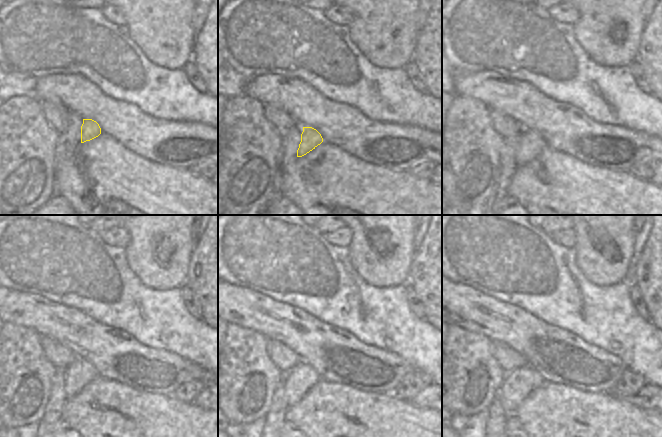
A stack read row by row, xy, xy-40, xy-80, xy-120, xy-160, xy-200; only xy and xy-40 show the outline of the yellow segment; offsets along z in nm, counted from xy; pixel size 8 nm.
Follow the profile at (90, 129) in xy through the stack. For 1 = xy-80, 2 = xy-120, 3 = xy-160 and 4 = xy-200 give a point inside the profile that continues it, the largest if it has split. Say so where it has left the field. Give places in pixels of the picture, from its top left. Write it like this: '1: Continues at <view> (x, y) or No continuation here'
1: Continues at xy-80 (530, 144)
2: Continues at xy-120 (80, 372)
3: Continues at xy-160 (296, 382)
4: Continues at xy-200 (517, 384)

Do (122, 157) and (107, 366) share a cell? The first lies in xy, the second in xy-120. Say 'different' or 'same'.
different

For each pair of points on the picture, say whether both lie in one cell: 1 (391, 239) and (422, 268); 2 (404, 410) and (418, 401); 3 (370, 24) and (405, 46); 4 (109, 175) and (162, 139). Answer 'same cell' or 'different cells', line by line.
1: different cells
2: different cells
3: same cell
4: different cells

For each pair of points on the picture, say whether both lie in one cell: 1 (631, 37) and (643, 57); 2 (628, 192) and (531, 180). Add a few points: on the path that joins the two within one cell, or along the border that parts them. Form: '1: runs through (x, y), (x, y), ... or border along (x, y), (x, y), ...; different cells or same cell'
1: border along (644, 26), (635, 59); different cells
2: runs through (604, 192), (559, 192), (555, 188); same cell

